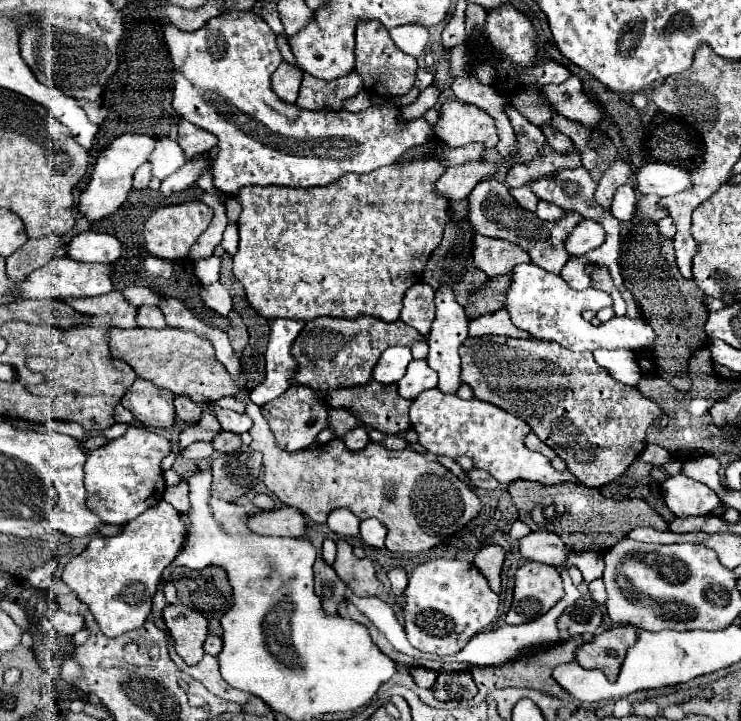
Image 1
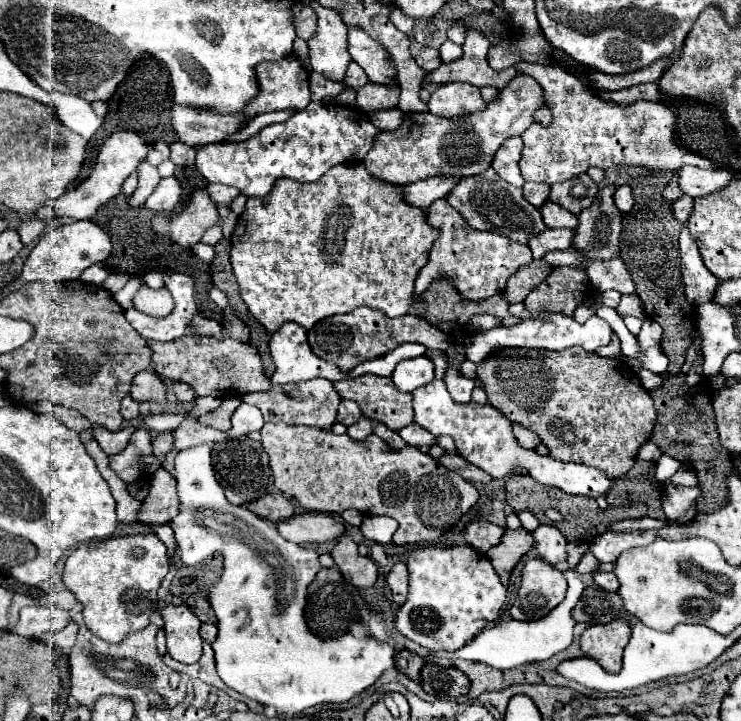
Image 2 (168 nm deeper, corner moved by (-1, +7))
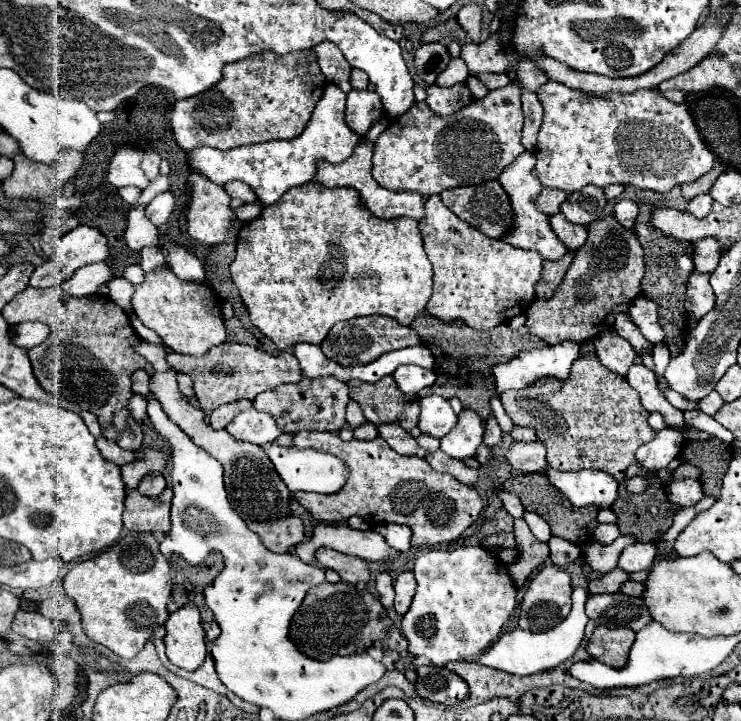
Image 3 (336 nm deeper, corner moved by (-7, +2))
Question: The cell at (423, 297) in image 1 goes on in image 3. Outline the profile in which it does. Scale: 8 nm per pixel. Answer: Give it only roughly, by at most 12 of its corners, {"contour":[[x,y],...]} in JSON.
{"contour":[[428,197],[426,309],[492,329],[526,311],[540,253]]}

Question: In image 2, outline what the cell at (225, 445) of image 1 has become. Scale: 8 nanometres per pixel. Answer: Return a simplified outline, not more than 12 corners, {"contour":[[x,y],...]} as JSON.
{"contour":[[240,398],[222,400],[220,406],[198,418],[200,424],[230,430],[230,416]]}

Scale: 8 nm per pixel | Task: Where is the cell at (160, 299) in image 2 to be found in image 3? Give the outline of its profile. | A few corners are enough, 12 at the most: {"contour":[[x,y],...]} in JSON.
{"contour":[[146,273],[134,315],[176,353],[226,341],[218,299]]}

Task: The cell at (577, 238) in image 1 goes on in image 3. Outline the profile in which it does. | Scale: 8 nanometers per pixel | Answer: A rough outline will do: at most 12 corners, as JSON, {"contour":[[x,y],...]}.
{"contour":[[524,151],[498,181],[514,209],[502,241],[532,249],[544,261],[568,253],[536,211],[542,187],[536,157]]}

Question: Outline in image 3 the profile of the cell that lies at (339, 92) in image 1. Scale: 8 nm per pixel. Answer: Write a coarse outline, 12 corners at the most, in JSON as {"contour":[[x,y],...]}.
{"contour":[[352,69],[352,89],[366,89],[368,75],[360,69]]}

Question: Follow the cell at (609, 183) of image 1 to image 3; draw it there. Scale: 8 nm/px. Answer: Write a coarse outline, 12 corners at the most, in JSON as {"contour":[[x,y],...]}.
{"contour":[[614,215],[588,225],[526,327],[548,345],[614,329],[644,251]]}

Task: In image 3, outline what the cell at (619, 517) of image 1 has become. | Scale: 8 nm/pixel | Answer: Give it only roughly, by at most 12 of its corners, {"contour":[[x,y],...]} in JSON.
{"contour":[[544,473],[514,475],[504,489],[554,535],[594,543],[598,509],[572,509]]}

